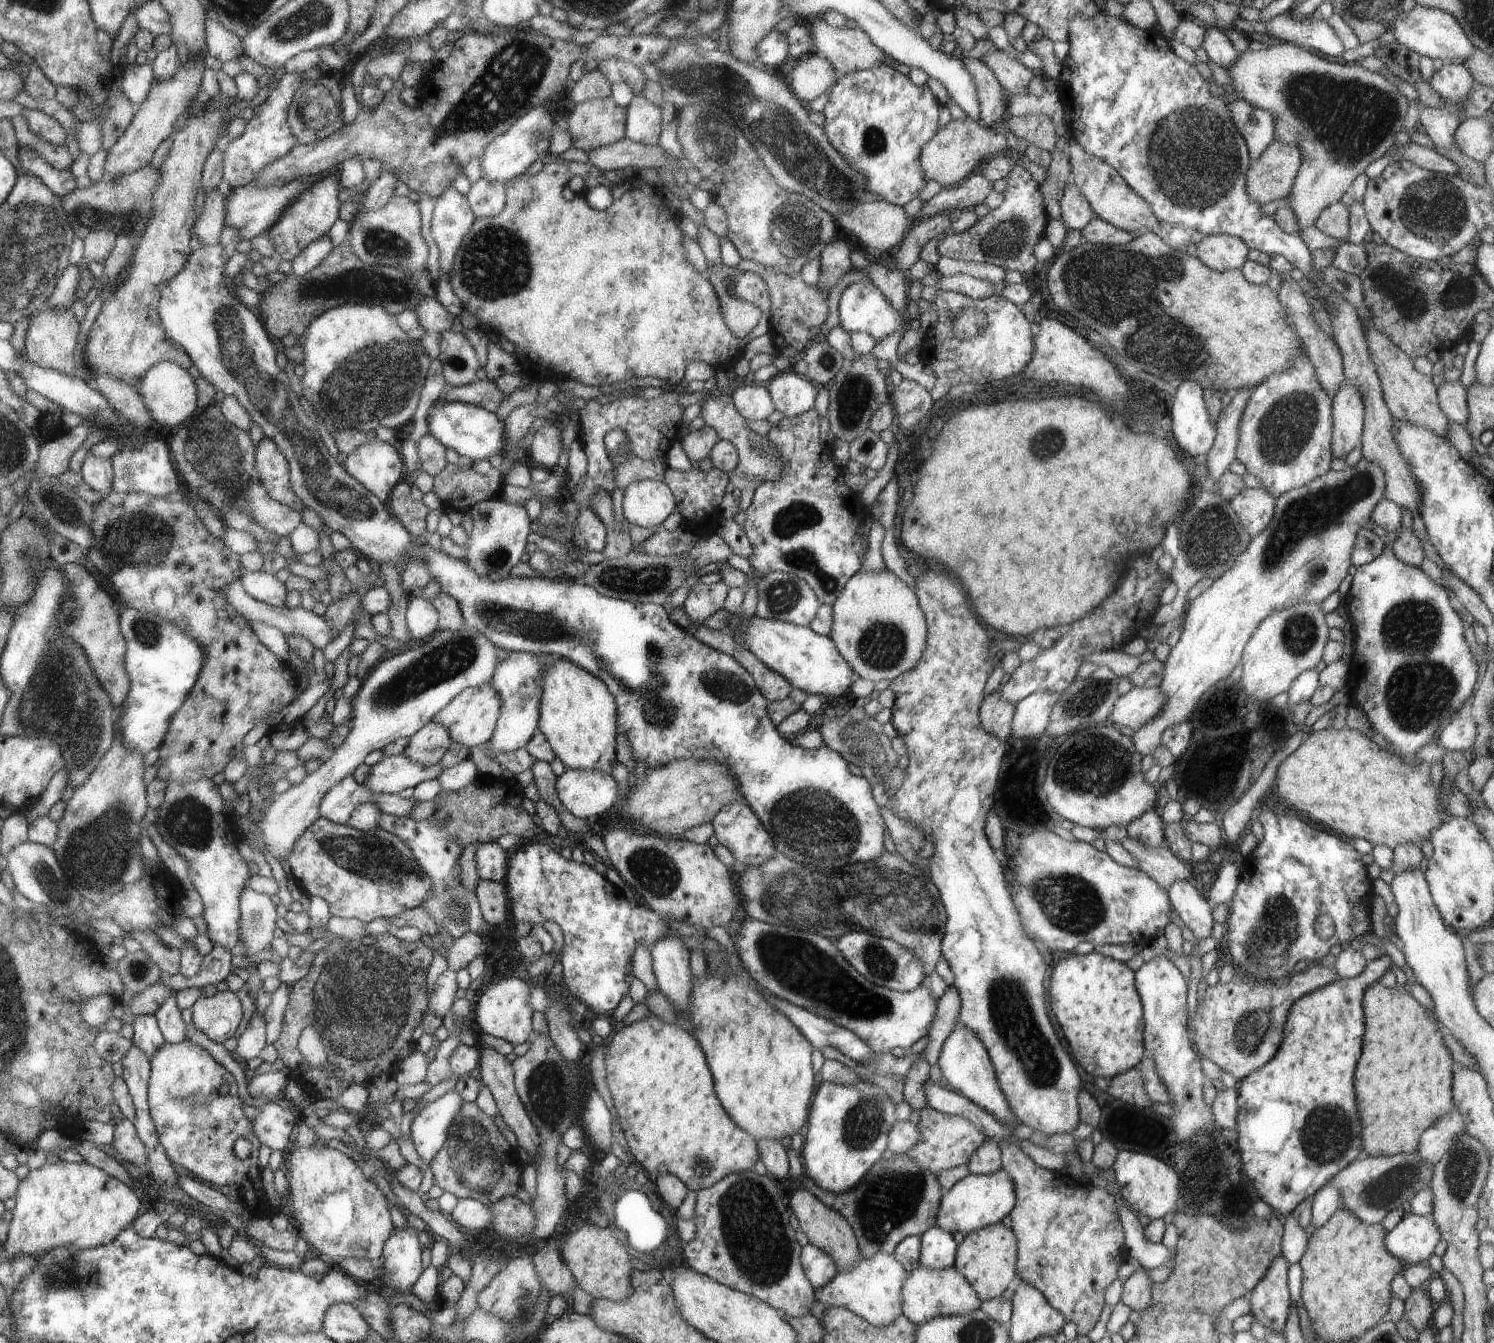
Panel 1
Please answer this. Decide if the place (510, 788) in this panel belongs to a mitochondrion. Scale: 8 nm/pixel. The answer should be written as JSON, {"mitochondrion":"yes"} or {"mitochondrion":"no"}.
{"mitochondrion":"no"}

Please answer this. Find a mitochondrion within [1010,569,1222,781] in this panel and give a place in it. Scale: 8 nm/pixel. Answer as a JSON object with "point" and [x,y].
{"point":[1088,698]}

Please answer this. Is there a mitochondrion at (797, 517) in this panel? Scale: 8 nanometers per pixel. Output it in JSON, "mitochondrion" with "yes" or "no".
{"mitochondrion":"yes"}

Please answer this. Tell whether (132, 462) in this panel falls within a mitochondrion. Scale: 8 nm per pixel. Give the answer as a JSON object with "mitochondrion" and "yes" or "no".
{"mitochondrion":"no"}

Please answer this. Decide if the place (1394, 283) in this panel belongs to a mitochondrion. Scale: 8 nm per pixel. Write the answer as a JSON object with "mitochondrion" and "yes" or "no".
{"mitochondrion":"yes"}

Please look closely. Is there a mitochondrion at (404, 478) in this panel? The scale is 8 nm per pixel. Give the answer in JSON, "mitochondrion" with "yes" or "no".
{"mitochondrion":"no"}

